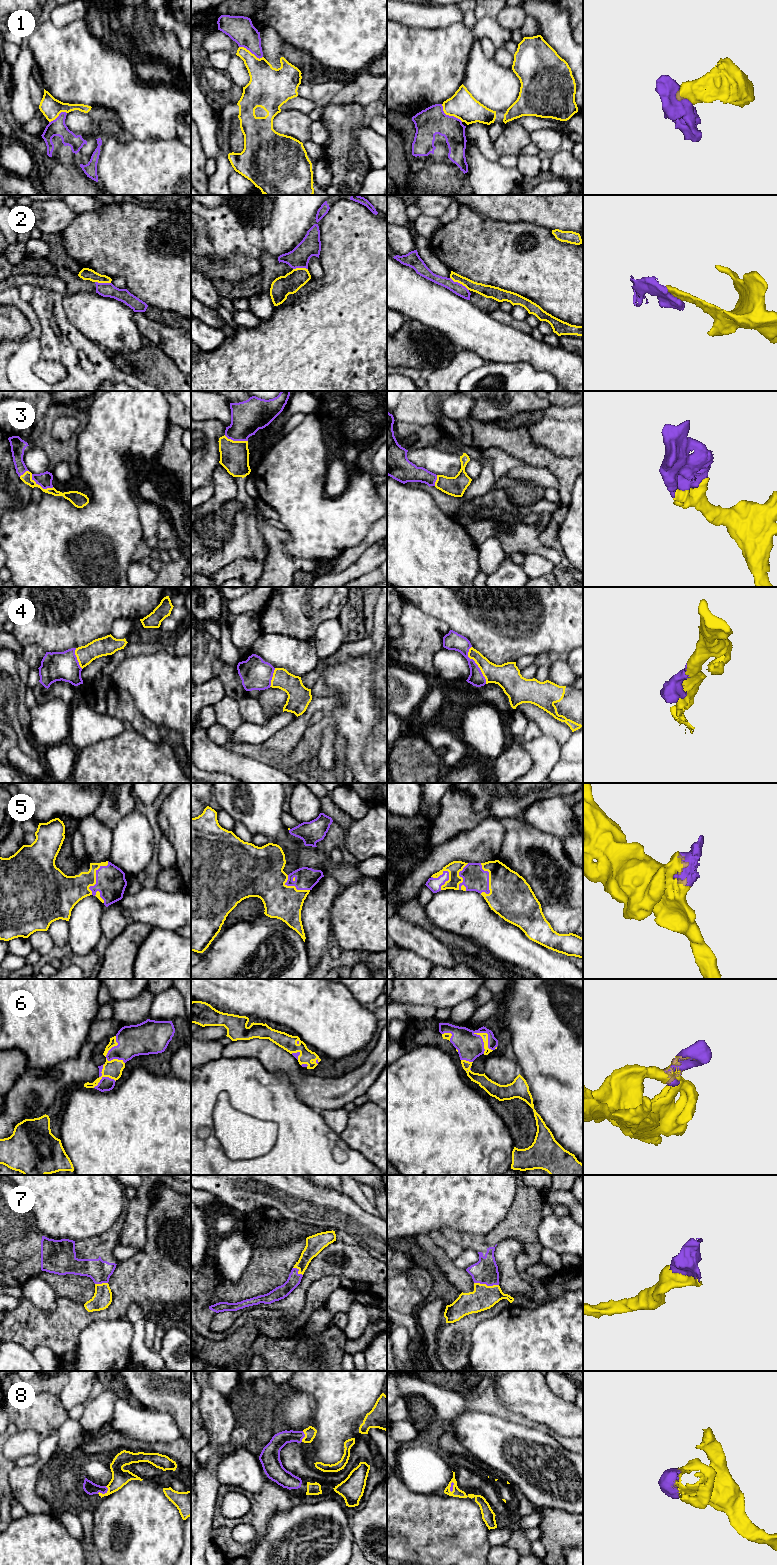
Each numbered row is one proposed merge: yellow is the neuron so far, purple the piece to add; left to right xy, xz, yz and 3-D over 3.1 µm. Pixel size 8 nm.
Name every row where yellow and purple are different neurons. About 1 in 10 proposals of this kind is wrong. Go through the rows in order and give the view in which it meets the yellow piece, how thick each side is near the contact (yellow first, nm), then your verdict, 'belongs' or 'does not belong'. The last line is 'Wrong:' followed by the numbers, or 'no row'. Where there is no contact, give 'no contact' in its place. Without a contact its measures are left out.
1: meets yellow in yz; 220 nm thick on the yellow side, 220 nm on the other; does not belong
2: meets yellow in yz; 110 nm thick on the yellow side, 90 nm on the other; does not belong
3: meets yellow in xy; 80 nm thick on the yellow side, 110 nm on the other; belongs
4: meets yellow in yz; 180 nm thick on the yellow side, 140 nm on the other; belongs
5: meets yellow in xy; 240 nm thick on the yellow side, 240 nm on the other; belongs
6: meets yellow in yz; 50 nm thick on the yellow side, 200 nm on the other; belongs
7: meets yellow in yz; 200 nm thick on the yellow side, 200 nm on the other; belongs
8: meets yellow in xy; 140 nm thick on the yellow side, 100 nm on the other; belongs
Wrong: 1, 2

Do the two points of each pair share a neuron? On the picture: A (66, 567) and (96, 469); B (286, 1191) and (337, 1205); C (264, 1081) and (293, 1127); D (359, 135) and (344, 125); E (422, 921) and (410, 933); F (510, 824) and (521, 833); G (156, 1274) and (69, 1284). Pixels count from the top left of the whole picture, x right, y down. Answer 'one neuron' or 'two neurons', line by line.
A: one neuron
B: one neuron
C: one neuron
D: two neurons
E: two neurons
F: one neuron
G: two neurons

